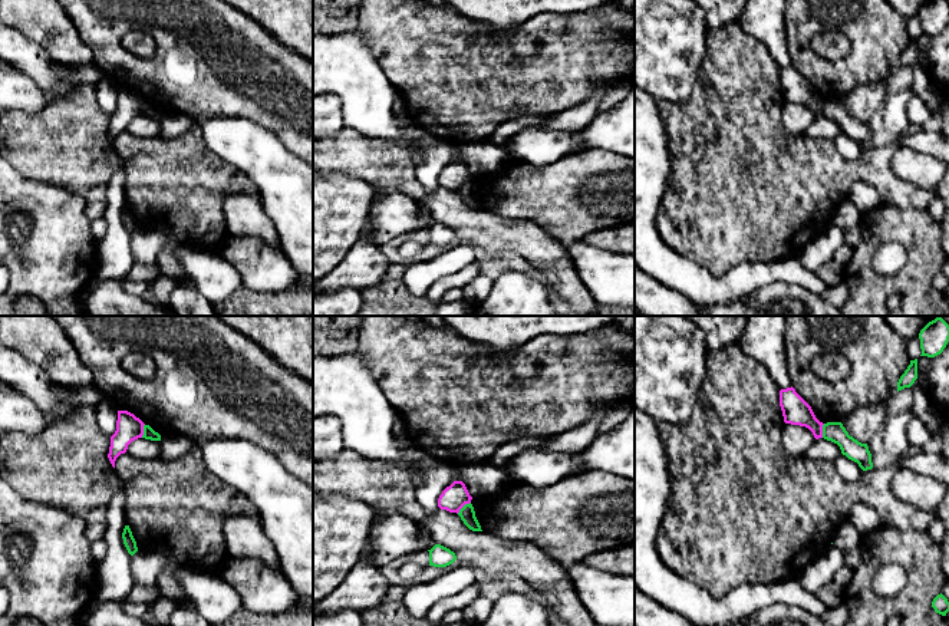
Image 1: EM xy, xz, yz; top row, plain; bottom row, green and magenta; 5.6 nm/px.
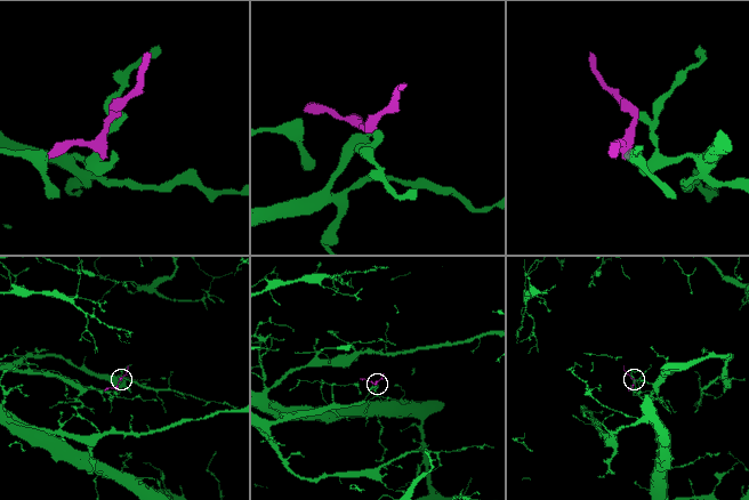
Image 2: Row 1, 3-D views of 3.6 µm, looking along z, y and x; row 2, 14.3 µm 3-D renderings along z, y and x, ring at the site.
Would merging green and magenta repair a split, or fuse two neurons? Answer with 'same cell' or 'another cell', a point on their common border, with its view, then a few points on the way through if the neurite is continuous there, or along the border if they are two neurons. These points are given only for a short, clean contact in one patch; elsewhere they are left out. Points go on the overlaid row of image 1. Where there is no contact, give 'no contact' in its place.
another cell; contact xz (463, 507); border xz (470, 501), (457, 513)

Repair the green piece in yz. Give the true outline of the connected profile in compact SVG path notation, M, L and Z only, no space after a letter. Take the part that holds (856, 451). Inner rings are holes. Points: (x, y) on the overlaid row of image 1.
M827 422L823 425L823 438L837 444L841 454L859 464L863 471L871 470L871 454L867 444L861 444L849 435L841 422Z

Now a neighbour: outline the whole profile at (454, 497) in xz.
M454 481L447 487L438 498L438 507L449 513L459 513L459 510L469 504L472 497L469 495L462 481Z

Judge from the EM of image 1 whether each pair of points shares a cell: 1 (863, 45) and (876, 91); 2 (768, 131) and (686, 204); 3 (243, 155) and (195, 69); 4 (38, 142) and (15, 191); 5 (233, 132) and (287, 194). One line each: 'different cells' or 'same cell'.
1: different cells
2: same cell
3: different cells
4: different cells
5: same cell

